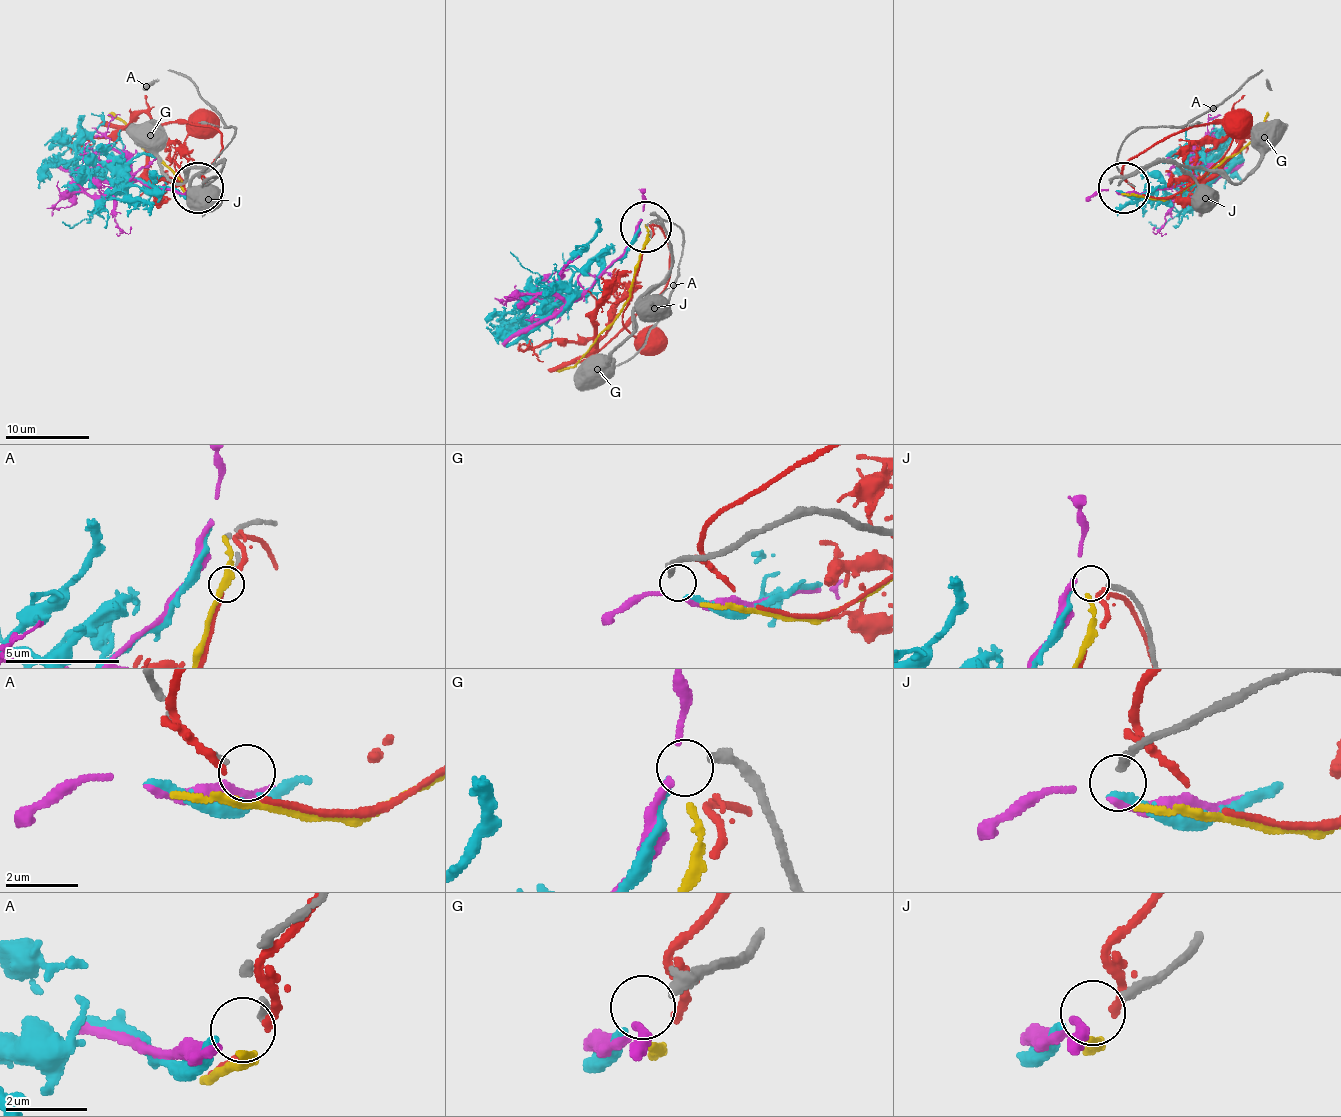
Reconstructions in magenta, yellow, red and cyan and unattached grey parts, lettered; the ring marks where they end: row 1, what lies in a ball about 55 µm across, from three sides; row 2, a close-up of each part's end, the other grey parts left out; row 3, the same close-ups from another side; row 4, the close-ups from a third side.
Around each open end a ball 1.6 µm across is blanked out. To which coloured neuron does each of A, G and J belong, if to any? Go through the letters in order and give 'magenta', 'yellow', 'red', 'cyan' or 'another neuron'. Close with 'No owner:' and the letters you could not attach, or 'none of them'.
A: another neuron
G: cyan
J: magenta
No owner: A

